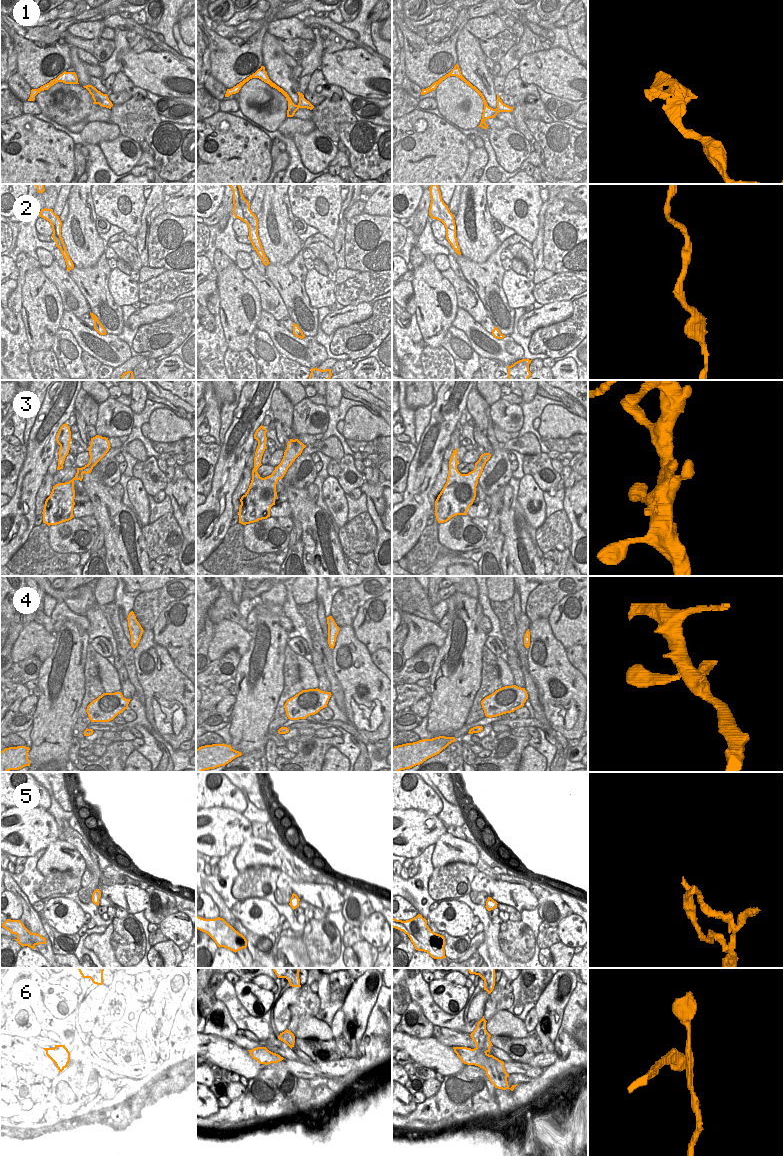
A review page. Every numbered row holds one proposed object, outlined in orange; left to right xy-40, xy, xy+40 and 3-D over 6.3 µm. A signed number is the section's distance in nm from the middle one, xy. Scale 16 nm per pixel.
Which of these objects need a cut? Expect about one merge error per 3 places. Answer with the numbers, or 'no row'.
5

